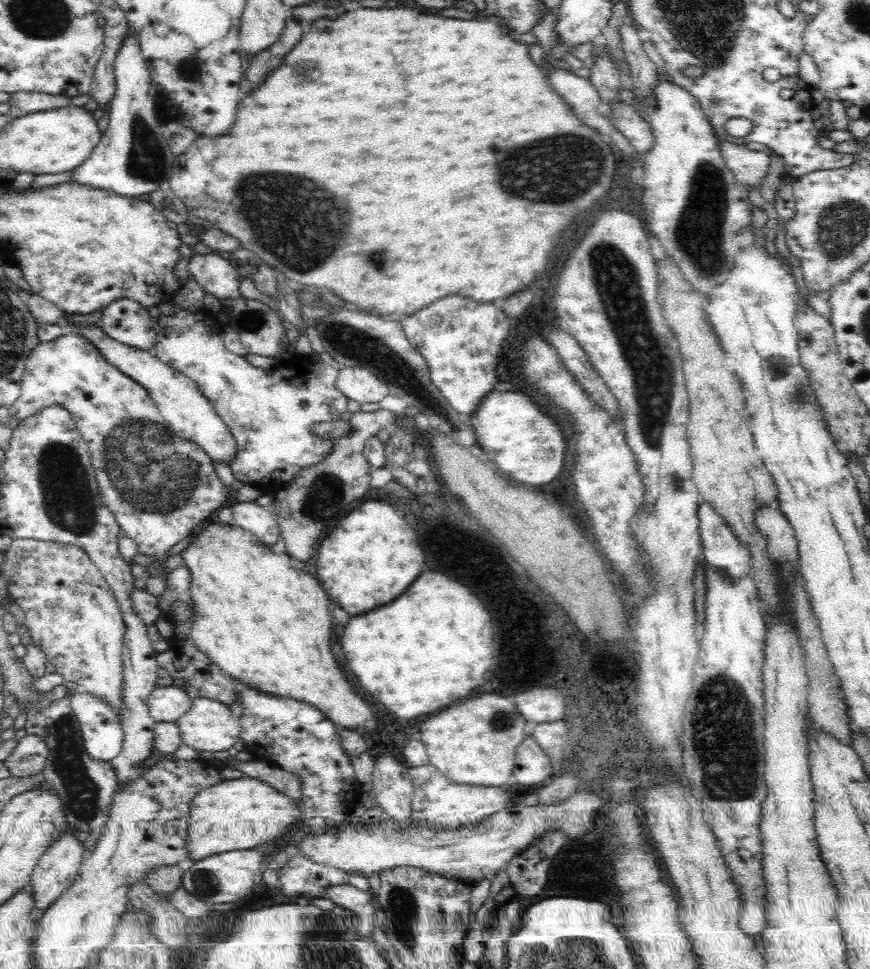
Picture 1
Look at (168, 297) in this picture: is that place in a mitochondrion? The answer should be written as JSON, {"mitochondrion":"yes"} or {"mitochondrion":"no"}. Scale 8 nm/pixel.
{"mitochondrion":"no"}

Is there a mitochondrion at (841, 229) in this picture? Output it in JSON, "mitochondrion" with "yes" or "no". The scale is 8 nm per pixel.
{"mitochondrion":"yes"}

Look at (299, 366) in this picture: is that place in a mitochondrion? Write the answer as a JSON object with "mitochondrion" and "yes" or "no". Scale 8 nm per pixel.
{"mitochondrion":"no"}

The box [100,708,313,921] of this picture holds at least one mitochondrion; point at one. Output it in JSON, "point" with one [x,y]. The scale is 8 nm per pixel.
{"point":[203,884]}

